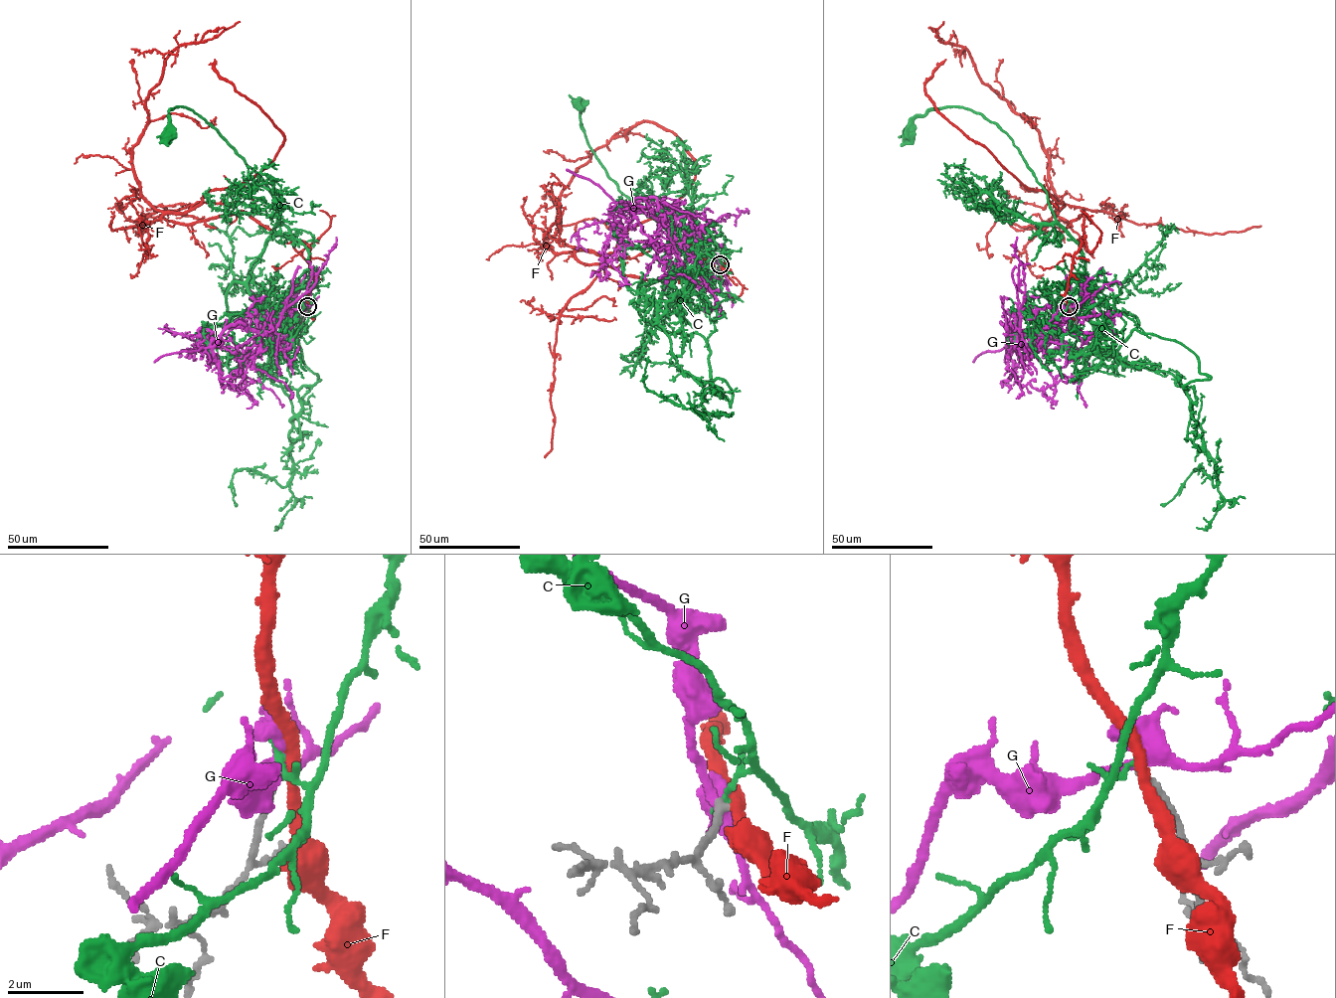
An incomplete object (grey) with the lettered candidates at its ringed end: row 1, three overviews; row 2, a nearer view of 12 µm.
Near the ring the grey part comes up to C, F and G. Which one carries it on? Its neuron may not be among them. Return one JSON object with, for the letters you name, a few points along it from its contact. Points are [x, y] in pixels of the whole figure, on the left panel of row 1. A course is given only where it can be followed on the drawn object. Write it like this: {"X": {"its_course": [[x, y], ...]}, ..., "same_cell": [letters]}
{"same_cell": []}

